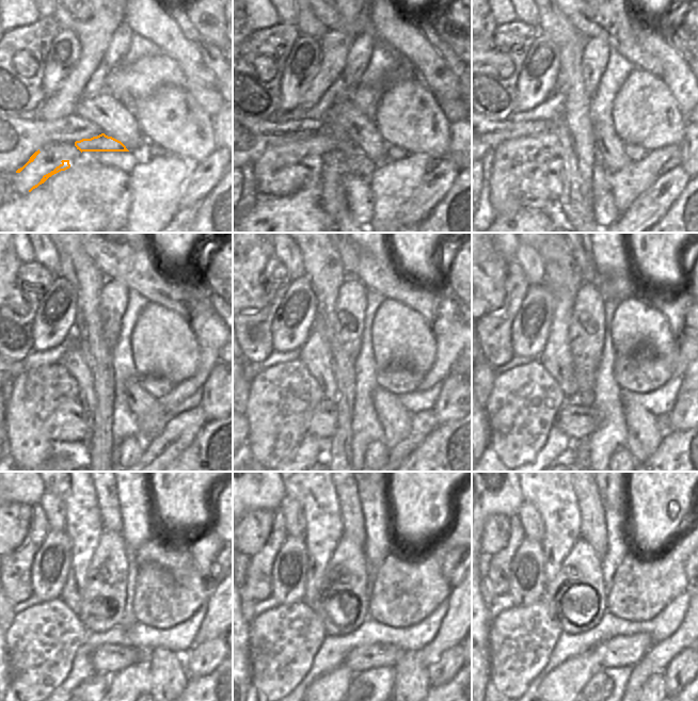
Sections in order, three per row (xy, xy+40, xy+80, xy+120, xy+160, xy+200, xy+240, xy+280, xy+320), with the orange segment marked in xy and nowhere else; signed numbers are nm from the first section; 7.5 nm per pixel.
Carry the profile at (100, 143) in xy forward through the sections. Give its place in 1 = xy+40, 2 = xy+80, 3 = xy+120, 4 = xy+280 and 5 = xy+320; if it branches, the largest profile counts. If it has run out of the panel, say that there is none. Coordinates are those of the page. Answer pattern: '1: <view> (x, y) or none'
1: xy+40 (282, 170)
2: xy+80 (520, 174)
3: xy+120 (40, 414)
4: xy+280 (280, 638)
5: xy+320 (519, 638)

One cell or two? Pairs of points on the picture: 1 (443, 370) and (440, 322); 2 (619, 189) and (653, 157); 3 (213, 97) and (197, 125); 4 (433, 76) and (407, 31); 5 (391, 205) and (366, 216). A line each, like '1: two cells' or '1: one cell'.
1: one cell
2: one cell
3: two cells
4: one cell
5: two cells

